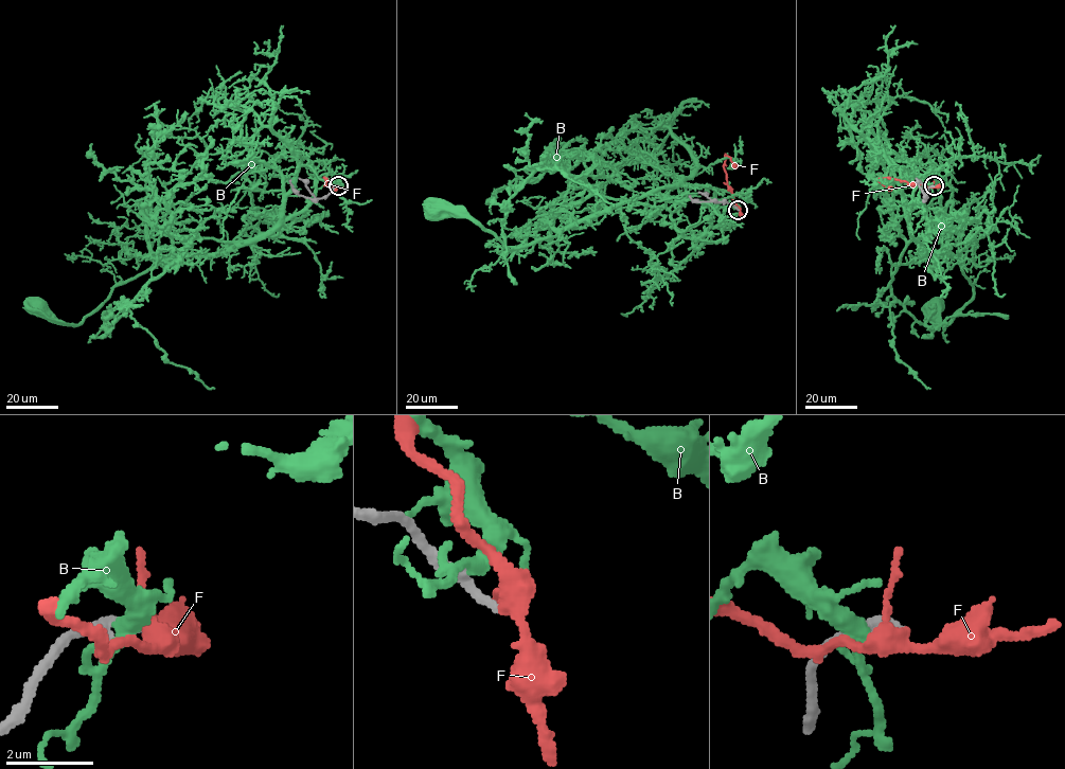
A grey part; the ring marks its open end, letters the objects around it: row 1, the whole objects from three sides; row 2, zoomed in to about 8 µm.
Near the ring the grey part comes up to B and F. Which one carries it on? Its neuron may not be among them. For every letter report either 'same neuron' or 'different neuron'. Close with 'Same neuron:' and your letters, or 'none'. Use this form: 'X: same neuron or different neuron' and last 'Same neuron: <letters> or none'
B: different neuron
F: different neuron
Same neuron: none

